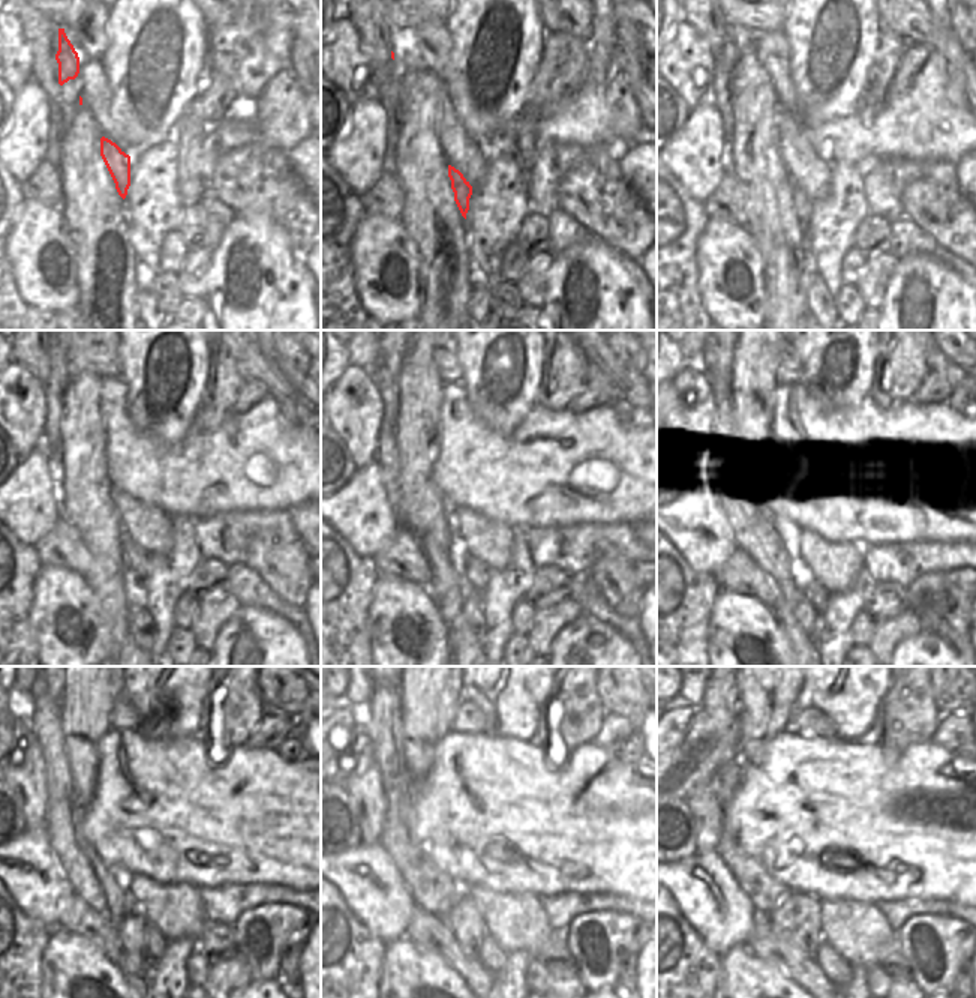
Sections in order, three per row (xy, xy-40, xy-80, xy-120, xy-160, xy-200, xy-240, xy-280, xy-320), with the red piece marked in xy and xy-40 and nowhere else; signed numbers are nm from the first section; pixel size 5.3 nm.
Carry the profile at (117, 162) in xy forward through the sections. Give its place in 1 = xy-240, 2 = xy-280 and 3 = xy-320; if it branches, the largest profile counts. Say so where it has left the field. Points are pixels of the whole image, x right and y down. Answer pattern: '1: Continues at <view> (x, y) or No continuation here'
1: Continues at xy-240 (155, 943)
2: Continues at xy-280 (490, 955)
3: Continues at xy-320 (837, 968).

